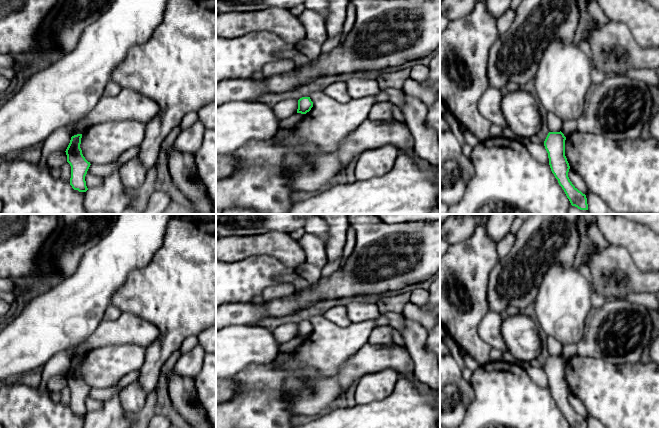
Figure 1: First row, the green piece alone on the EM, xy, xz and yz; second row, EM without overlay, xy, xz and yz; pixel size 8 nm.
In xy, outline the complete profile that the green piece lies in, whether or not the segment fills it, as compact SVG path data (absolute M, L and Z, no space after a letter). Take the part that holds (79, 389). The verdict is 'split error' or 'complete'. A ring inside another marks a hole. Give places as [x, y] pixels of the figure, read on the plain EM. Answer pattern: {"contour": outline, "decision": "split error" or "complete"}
{"contour": "M77 358L71 361L70 367L66 373L67 386L71 390L70 409L74 414L79 416L86 416L85 400L90 391L88 386L82 378L80 372L82 358Z", "decision": "complete"}

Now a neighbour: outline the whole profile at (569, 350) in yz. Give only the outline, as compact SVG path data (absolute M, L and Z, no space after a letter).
M576 344L563 345L561 356L564 358L565 361L569 360L575 355L577 355L577 345Z

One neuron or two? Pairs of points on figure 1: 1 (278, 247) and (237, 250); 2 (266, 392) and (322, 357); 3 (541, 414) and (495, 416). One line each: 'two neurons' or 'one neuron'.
1: one neuron
2: one neuron
3: one neuron

